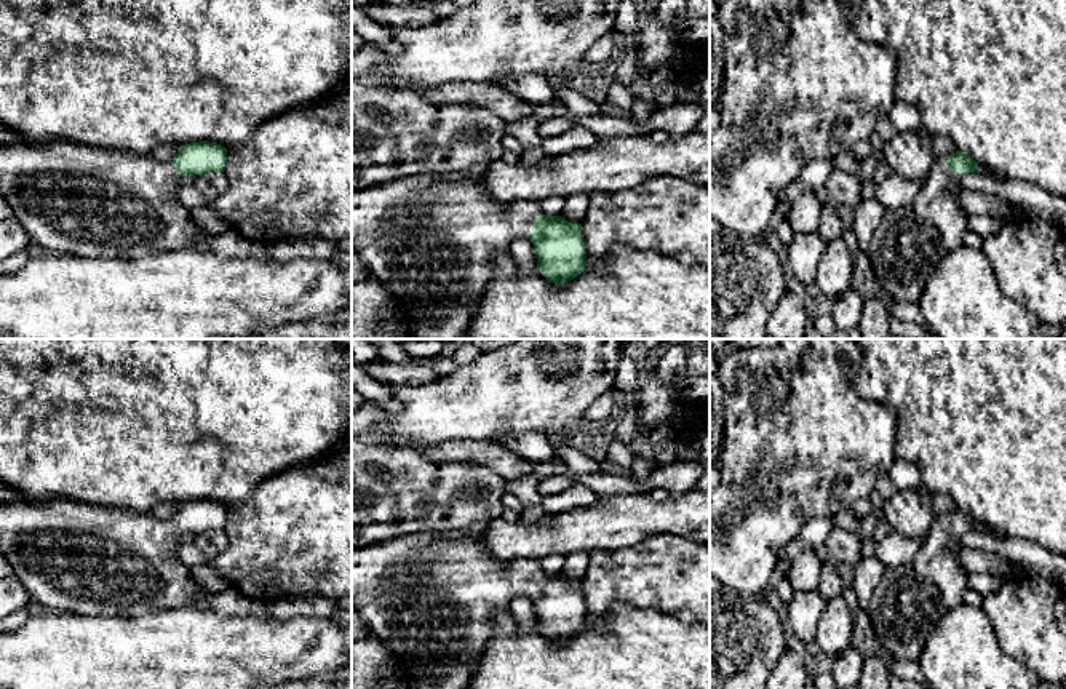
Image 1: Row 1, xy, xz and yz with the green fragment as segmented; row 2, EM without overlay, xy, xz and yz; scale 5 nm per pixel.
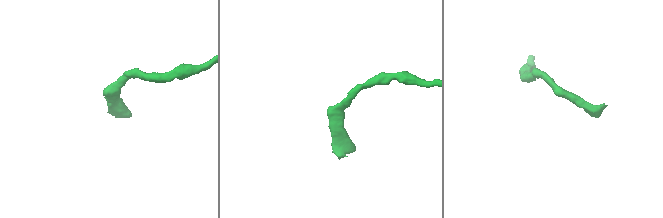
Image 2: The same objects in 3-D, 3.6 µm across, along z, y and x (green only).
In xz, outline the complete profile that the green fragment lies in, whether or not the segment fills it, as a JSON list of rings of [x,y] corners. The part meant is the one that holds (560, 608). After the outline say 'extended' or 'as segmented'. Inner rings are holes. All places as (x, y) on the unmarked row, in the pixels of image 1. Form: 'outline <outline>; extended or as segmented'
outline [[[420,531],[352,548],[352,603],[369,631],[388,647],[409,689],[468,689],[492,631],[489,615],[508,609],[519,595],[532,599],[537,627],[550,641],[564,643],[585,628],[582,582],[564,579],[561,574],[545,574],[539,560],[500,563],[486,548],[483,534],[475,531],[447,539],[438,531]]]; extended

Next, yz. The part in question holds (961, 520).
outline [[[962,508],[937,516],[927,537],[921,540],[914,560],[898,568],[885,568],[873,591],[868,612],[876,638],[893,660],[917,662],[925,639],[940,619],[964,604],[964,593],[969,590],[969,572],[961,566],[957,553],[962,548],[961,537],[977,529],[977,520]]]; extended

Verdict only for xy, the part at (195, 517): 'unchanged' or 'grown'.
grown

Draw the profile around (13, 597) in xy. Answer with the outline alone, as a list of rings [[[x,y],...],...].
[[[14,574],[0,579],[0,619],[24,609],[30,599],[30,593]]]

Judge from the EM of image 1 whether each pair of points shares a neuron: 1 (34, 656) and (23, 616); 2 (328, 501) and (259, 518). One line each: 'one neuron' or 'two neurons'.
1: two neurons
2: one neuron

